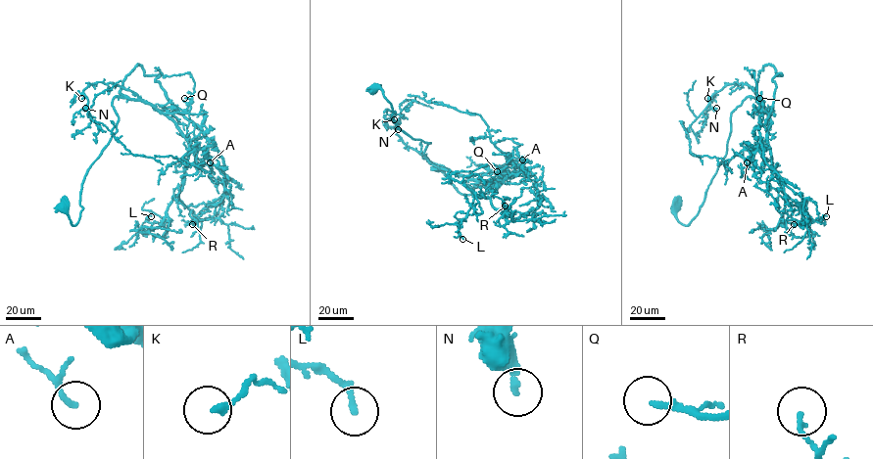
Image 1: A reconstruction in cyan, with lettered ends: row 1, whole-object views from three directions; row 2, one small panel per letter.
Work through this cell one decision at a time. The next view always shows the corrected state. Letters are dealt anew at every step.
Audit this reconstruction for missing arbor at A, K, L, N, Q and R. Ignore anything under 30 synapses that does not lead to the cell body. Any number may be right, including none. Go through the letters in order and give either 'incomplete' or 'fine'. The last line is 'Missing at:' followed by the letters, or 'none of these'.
A: fine
K: fine
L: fine
N: incomplete
Q: fine
R: fine
Missing at: N

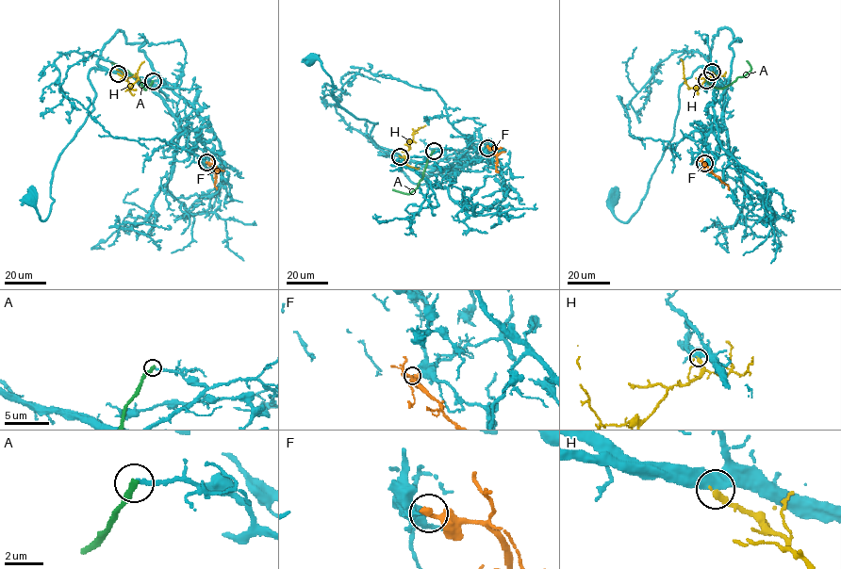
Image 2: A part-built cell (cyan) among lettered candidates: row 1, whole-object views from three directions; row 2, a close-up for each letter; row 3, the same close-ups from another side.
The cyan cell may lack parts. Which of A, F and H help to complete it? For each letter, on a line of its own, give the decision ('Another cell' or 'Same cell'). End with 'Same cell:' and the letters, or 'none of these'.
A: Another cell
F: Another cell
H: Another cell
Same cell: none of these

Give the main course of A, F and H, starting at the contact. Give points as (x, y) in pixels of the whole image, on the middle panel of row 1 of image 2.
A: (434, 150), (418, 186), (409, 193), (392, 189)
F: (487, 148), (496, 152), (498, 172)
H: (400, 156), (407, 154), (413, 132), (425, 125)

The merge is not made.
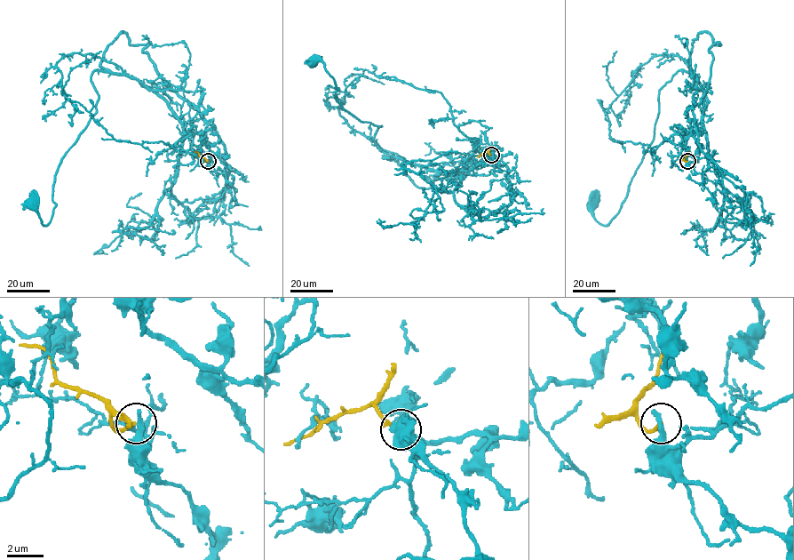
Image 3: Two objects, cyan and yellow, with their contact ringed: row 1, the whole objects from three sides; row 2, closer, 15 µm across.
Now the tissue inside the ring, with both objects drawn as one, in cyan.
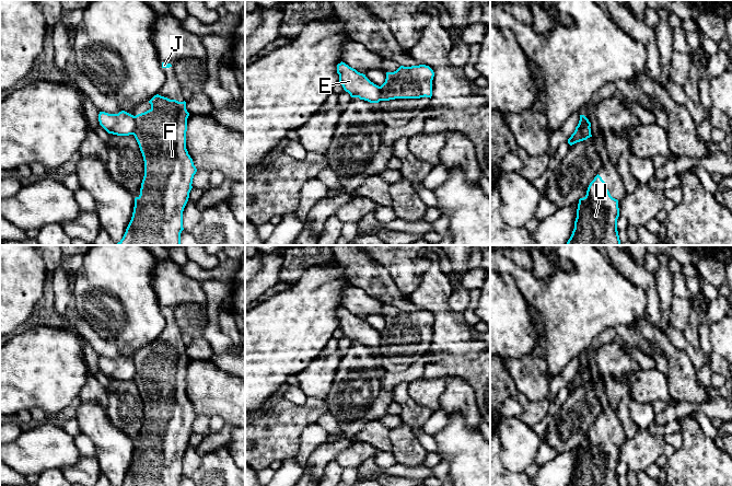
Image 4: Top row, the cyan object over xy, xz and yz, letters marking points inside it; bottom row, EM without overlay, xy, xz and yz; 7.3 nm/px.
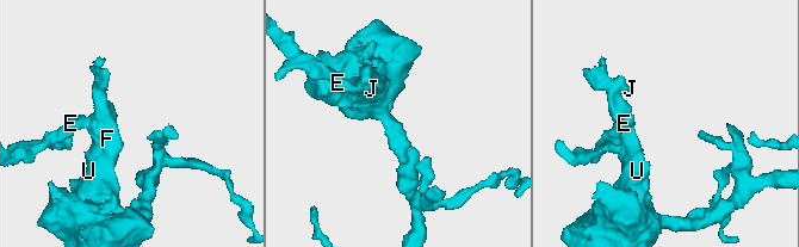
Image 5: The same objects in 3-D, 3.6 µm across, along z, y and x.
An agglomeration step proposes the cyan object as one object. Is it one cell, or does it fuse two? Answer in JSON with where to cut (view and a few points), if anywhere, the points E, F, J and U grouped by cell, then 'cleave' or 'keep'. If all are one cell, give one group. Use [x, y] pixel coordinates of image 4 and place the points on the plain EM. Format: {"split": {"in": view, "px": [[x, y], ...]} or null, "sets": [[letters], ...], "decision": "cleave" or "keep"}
{"split": {"in": "xy", "px": [[135, 361], [136, 373], [131, 379]]}, "sets": [["E"], ["F", "J", "U"]], "decision": "cleave"}

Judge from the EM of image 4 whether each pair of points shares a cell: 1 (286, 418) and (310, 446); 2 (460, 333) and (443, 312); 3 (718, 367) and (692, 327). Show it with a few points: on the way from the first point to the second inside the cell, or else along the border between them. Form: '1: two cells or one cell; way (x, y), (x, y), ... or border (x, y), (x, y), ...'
1: two cells; border (316, 423), (303, 431), (295, 456)
2: one cell; way (454, 327), (444, 317)
3: one cell; way (707, 359), (694, 348), (692, 338)

